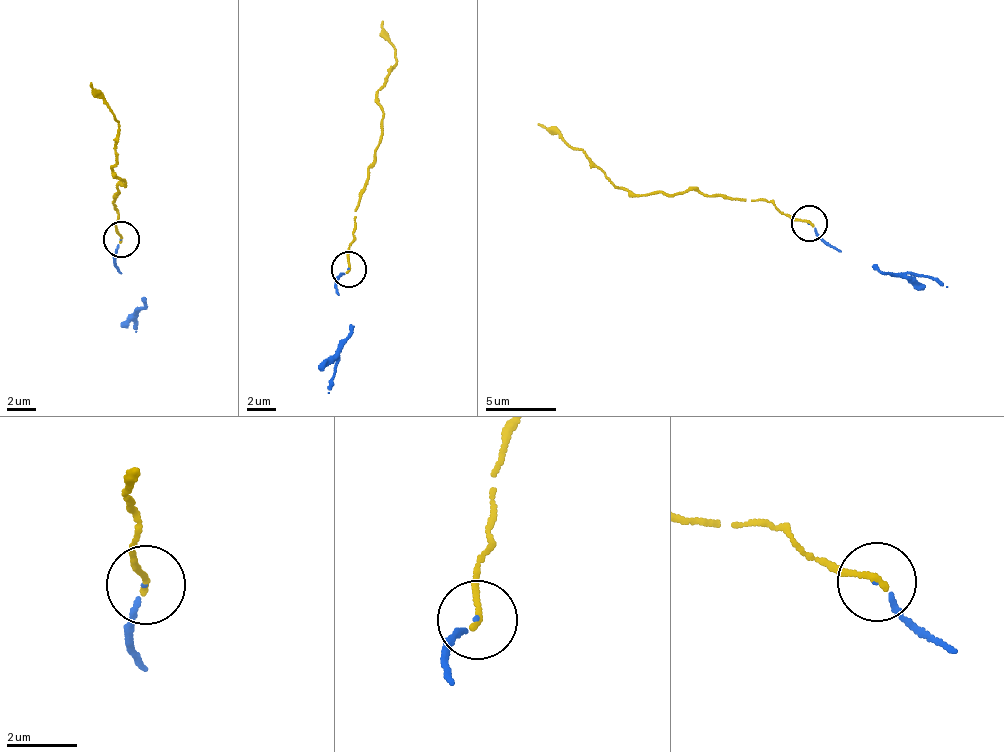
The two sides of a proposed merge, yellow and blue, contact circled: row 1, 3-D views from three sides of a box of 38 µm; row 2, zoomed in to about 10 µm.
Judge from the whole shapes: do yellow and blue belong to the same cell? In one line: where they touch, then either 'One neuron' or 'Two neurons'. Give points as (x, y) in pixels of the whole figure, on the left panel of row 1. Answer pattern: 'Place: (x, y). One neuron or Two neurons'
Place: (121, 239). One neuron

